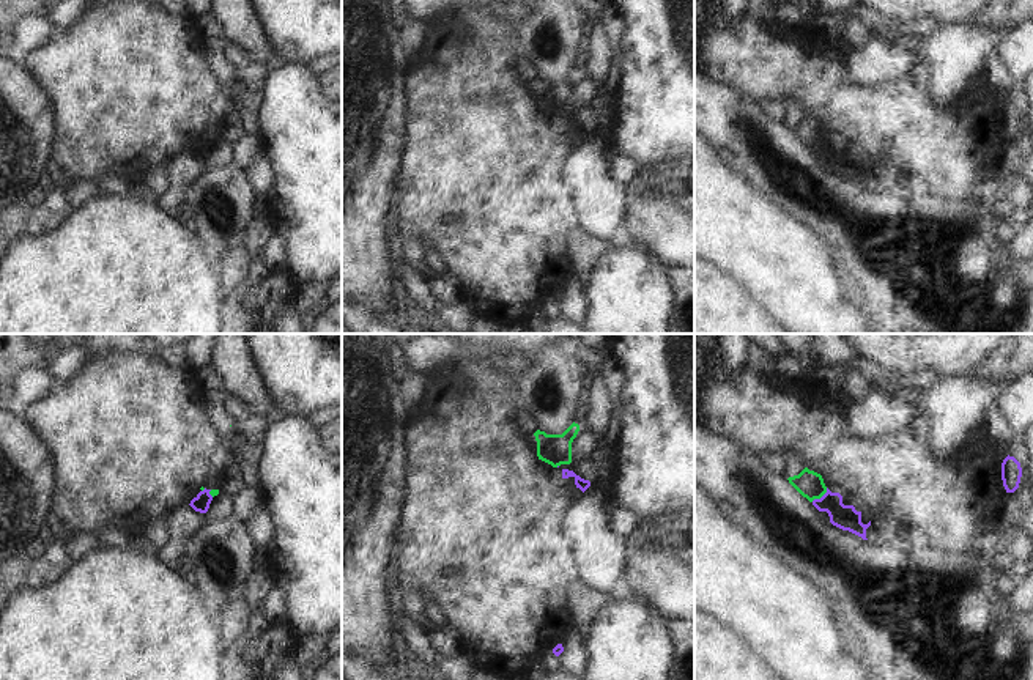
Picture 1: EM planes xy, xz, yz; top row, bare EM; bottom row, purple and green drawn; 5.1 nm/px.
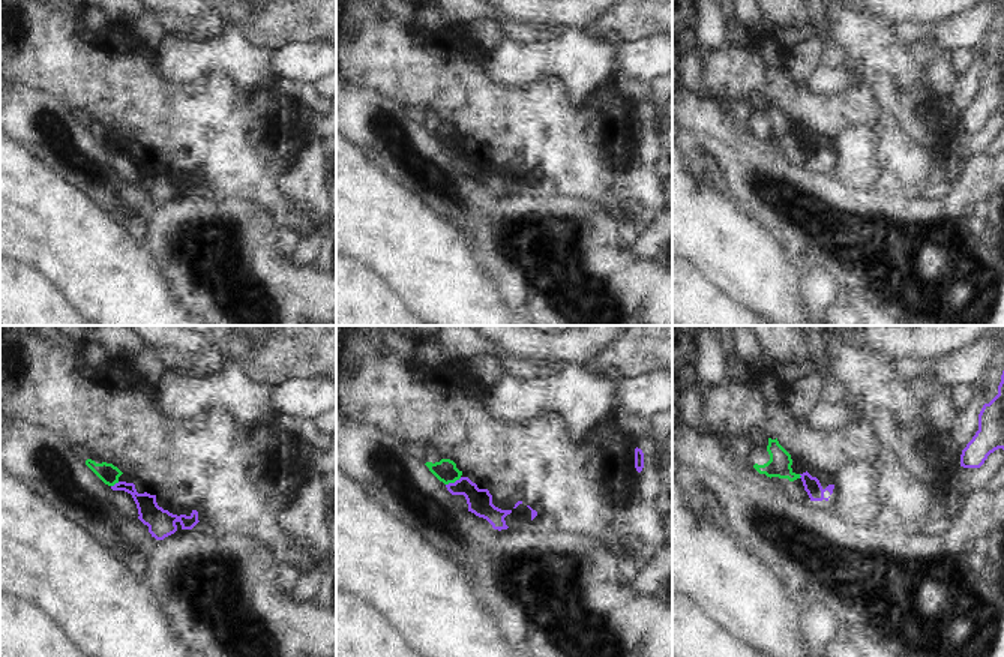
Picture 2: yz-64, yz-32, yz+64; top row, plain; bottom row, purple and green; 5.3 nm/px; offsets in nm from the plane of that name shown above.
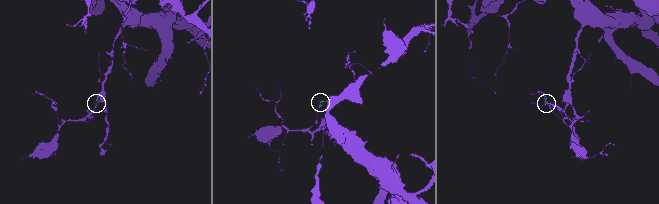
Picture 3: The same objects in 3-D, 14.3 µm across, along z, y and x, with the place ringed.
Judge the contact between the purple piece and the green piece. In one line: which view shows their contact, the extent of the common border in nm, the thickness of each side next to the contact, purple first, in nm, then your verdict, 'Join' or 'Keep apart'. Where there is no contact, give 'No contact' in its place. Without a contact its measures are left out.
Touches purple in yz. Shared border 110 nm. Thickness 130 nm (purple) against 140 nm. Keep apart.

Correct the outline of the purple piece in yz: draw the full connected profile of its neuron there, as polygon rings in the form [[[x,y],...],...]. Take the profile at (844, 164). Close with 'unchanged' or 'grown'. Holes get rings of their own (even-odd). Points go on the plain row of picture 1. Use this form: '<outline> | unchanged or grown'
[[[827,135],[827,140],[820,146],[813,148],[813,153],[819,159],[827,159],[833,173],[868,187],[866,176],[871,173],[871,168],[863,172],[861,159],[857,159],[853,153],[844,153],[839,140],[831,140]]] | unchanged

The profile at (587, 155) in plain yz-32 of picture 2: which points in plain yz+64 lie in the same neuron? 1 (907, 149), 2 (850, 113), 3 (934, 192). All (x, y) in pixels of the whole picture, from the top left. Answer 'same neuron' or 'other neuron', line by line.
1: same neuron
2: same neuron
3: other neuron

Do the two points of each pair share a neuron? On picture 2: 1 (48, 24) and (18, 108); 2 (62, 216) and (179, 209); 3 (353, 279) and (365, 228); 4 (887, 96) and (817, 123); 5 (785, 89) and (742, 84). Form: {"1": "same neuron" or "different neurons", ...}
{"1": "different neurons", "2": "different neurons", "3": "different neurons", "4": "different neurons", "5": "same neuron"}

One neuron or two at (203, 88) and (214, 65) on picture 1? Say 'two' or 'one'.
one

